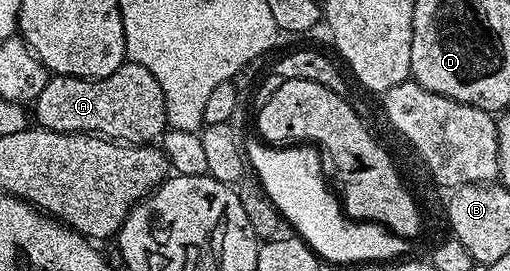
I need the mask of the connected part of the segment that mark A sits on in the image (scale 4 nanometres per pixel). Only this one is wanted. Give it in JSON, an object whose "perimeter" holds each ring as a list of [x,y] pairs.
{"perimeter":[[[127,61],[113,75],[104,77],[48,76],[41,95],[33,103],[38,128],[62,133],[93,133],[129,145],[155,143],[168,128],[165,95],[161,83],[137,63]]]}

